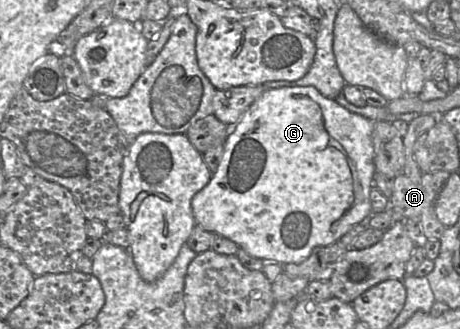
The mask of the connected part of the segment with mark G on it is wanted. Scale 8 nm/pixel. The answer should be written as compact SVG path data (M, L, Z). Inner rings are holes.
M282 86L266 89L244 112L240 120L231 127L225 140L224 151L216 171L209 183L194 195L191 201L192 212L199 225L207 232L219 234L242 248L249 255L267 263L286 265L305 261L315 247L328 246L338 241L353 225L359 224L366 216L373 216L370 203L370 190L375 174L374 149L372 142L373 123L368 118L348 111L334 99L323 96L313 86Z

